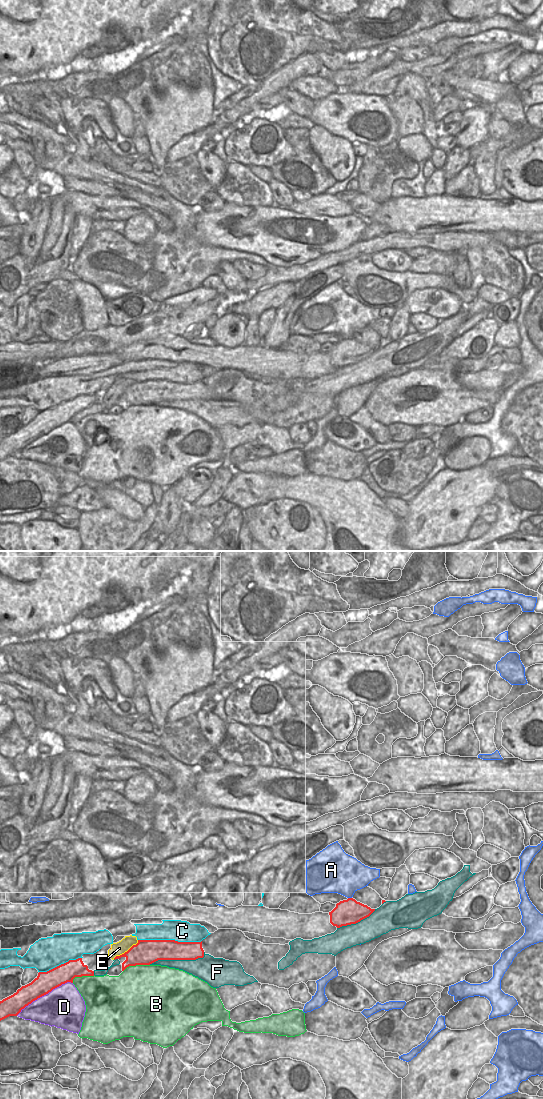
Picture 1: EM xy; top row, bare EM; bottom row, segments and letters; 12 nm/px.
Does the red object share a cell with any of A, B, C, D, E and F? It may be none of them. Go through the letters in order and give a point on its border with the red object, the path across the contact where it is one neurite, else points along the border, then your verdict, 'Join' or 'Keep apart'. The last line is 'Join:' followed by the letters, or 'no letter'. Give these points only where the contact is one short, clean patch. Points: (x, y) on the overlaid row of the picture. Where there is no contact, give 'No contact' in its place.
A: Touches red at xy (350, 898). Keep apart
B: Touches red at xy (136, 964). Keep apart
C: Touches red at xy (170, 940). Keep apart
D: Touches red at xy (44, 994). Keep apart
E: Touches red at xy (127, 951). Boundary: xy (138, 940), (126, 951), (113, 958). Keep apart
F: Touches red at xy (178, 959). Keep apart
Join: no letter

